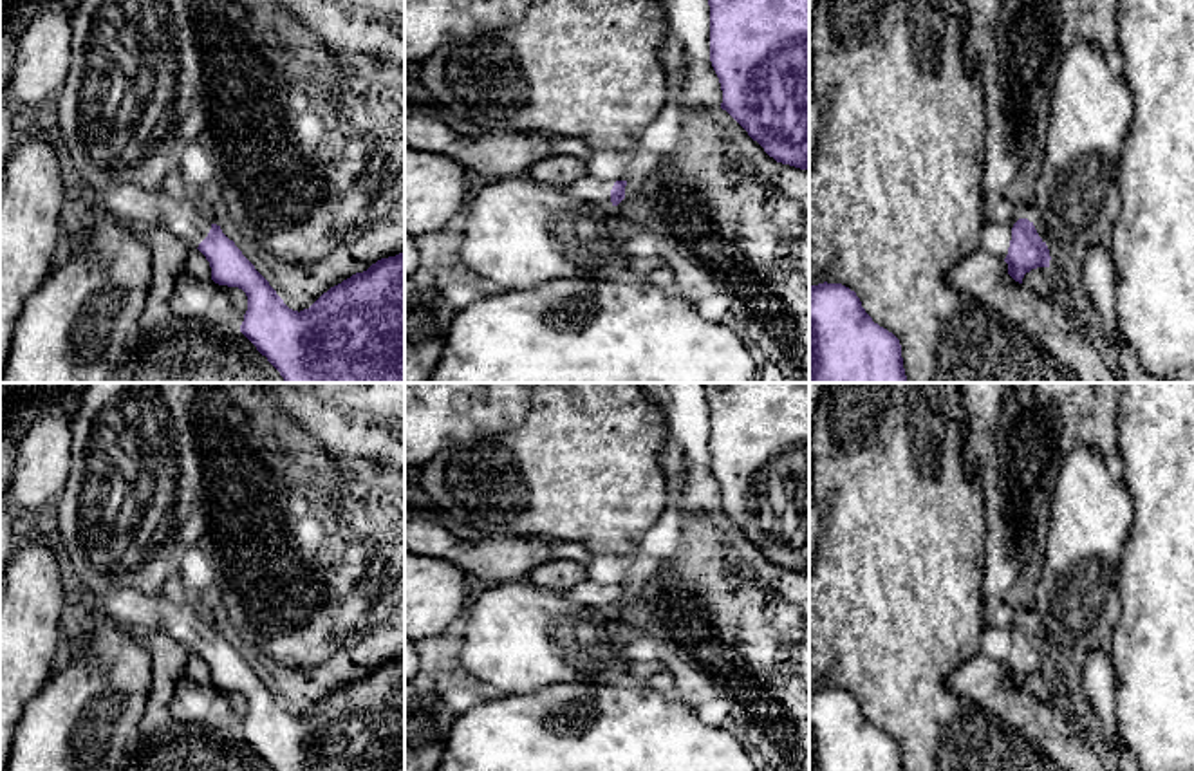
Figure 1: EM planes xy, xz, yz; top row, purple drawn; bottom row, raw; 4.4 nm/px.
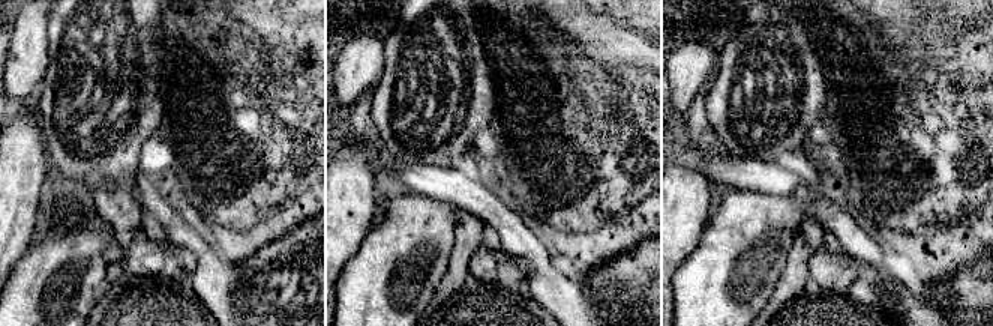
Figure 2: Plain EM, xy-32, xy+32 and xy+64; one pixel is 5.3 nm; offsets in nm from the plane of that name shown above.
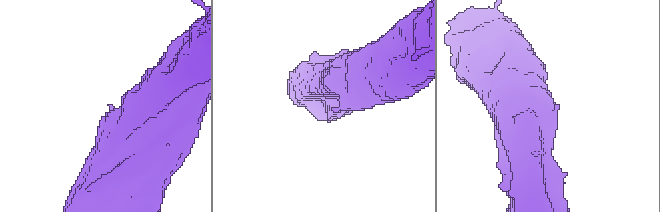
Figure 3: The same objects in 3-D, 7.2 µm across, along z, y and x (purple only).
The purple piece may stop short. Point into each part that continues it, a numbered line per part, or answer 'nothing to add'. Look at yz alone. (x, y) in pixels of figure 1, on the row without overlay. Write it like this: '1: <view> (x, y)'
nothing to add

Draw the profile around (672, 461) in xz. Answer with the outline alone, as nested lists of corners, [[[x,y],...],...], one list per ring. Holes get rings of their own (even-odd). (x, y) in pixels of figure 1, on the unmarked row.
[[[670,435],[659,451],[659,468],[668,478],[686,478],[686,455],[681,444],[677,444]]]

